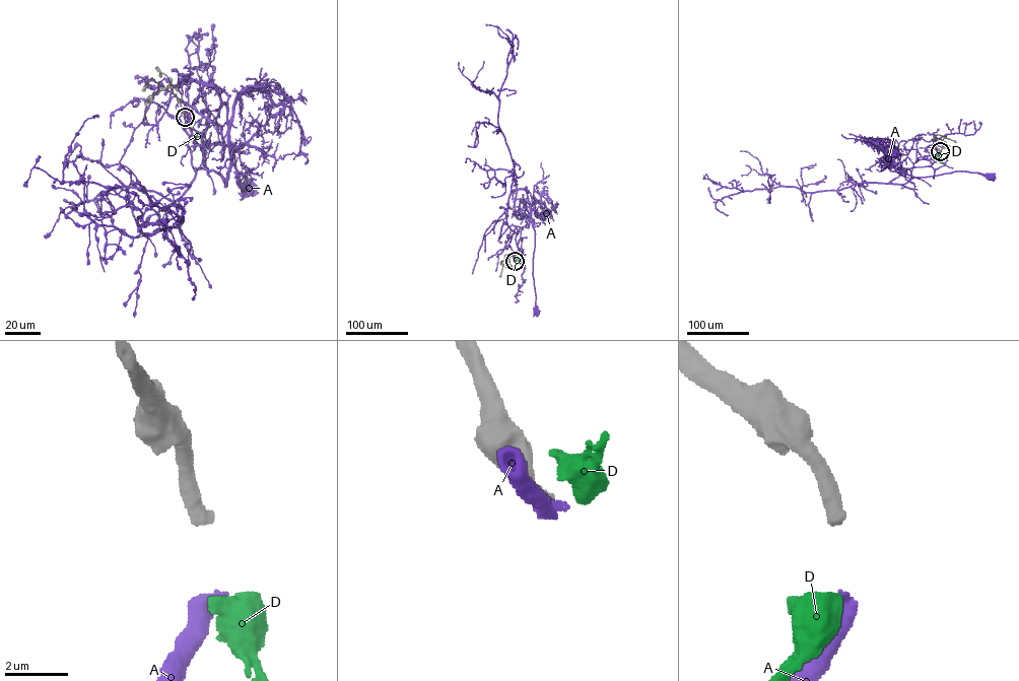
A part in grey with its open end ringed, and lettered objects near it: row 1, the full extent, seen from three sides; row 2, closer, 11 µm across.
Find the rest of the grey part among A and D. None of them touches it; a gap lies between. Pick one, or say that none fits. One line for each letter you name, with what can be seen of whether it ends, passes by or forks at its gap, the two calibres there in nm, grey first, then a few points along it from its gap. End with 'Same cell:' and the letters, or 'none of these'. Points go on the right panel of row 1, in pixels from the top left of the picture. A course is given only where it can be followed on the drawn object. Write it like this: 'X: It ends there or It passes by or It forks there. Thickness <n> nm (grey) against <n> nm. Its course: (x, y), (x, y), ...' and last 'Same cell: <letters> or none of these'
A: It ends there. Thickness 480 nm (grey) against 480 nm. Its course: (940, 152), (918, 160), (904, 176), (895, 169), (915, 177), (957, 171), (993, 176)
Same cell: A

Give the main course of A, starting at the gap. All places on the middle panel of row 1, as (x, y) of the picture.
A: (515, 261), (516, 236), (520, 228), (529, 226), (531, 216), (536, 314)

